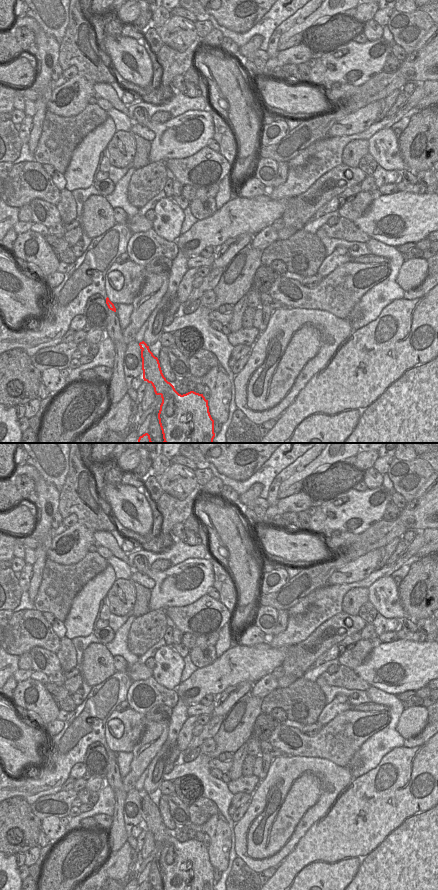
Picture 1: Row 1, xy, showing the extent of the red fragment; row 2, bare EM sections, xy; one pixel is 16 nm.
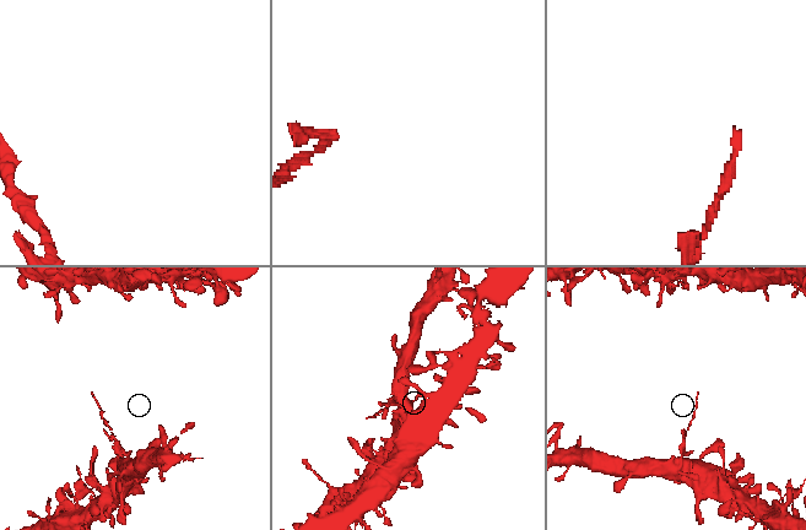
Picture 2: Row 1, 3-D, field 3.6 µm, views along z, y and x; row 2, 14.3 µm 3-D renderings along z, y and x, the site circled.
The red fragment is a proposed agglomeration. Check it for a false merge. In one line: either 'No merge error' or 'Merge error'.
Merge error

